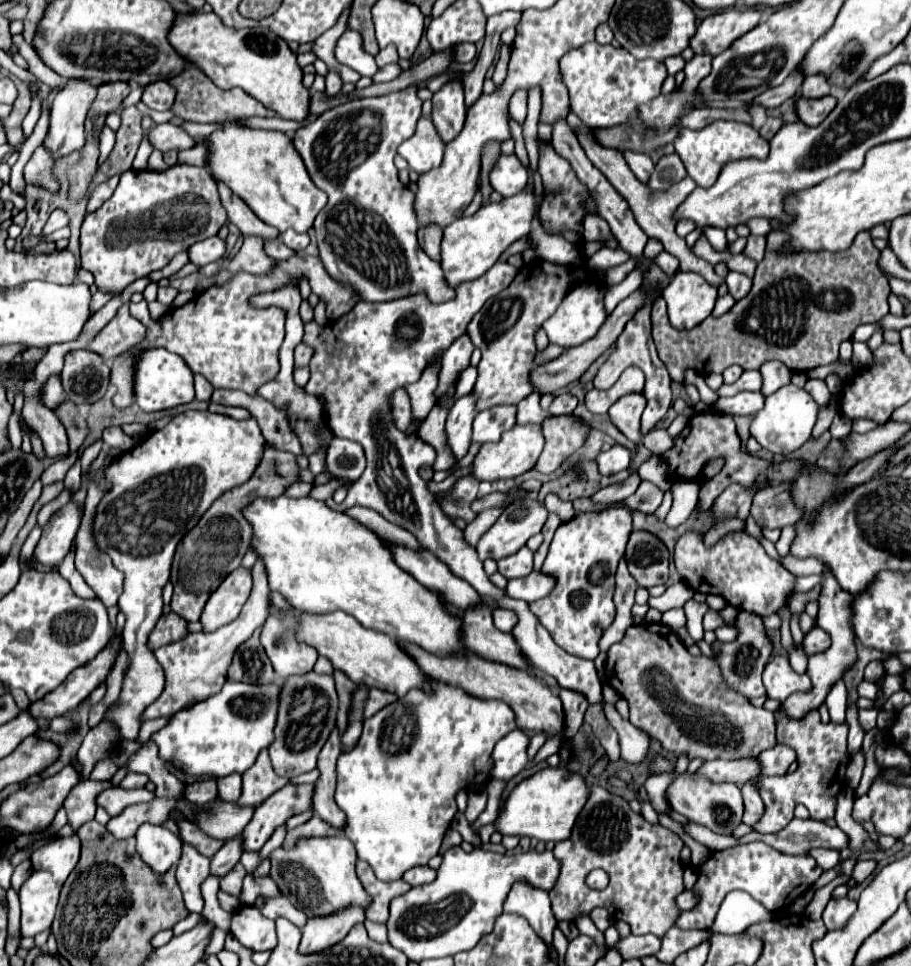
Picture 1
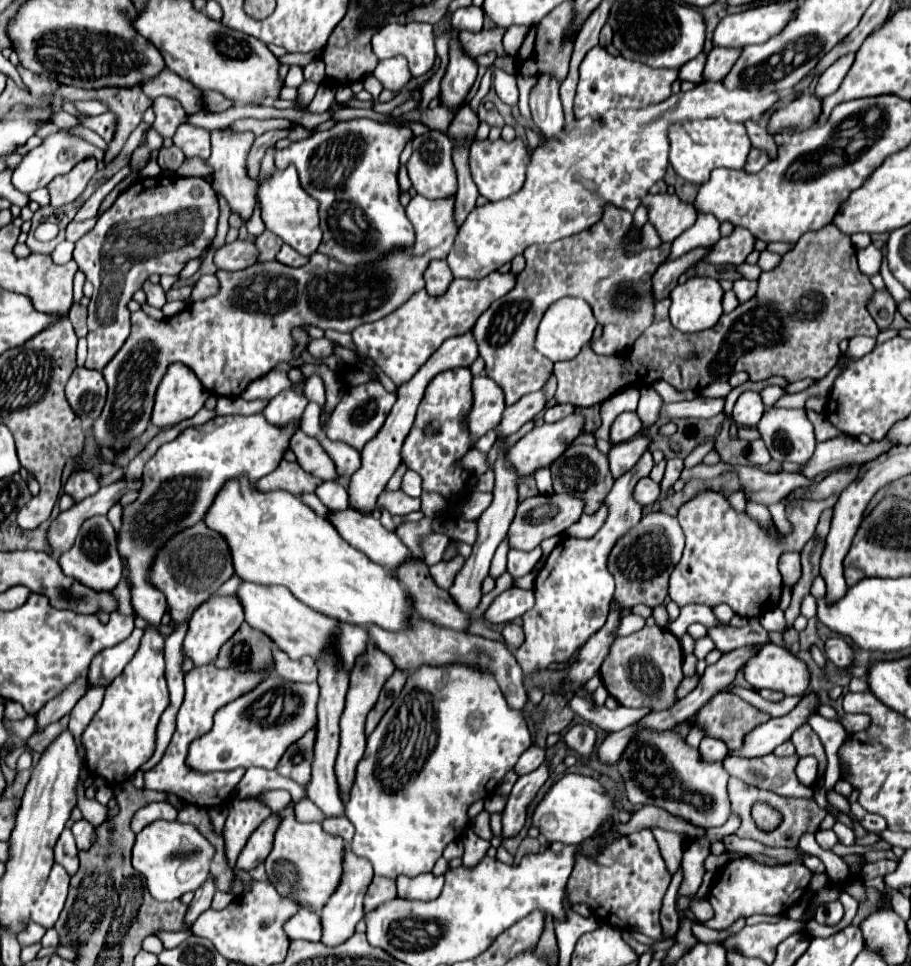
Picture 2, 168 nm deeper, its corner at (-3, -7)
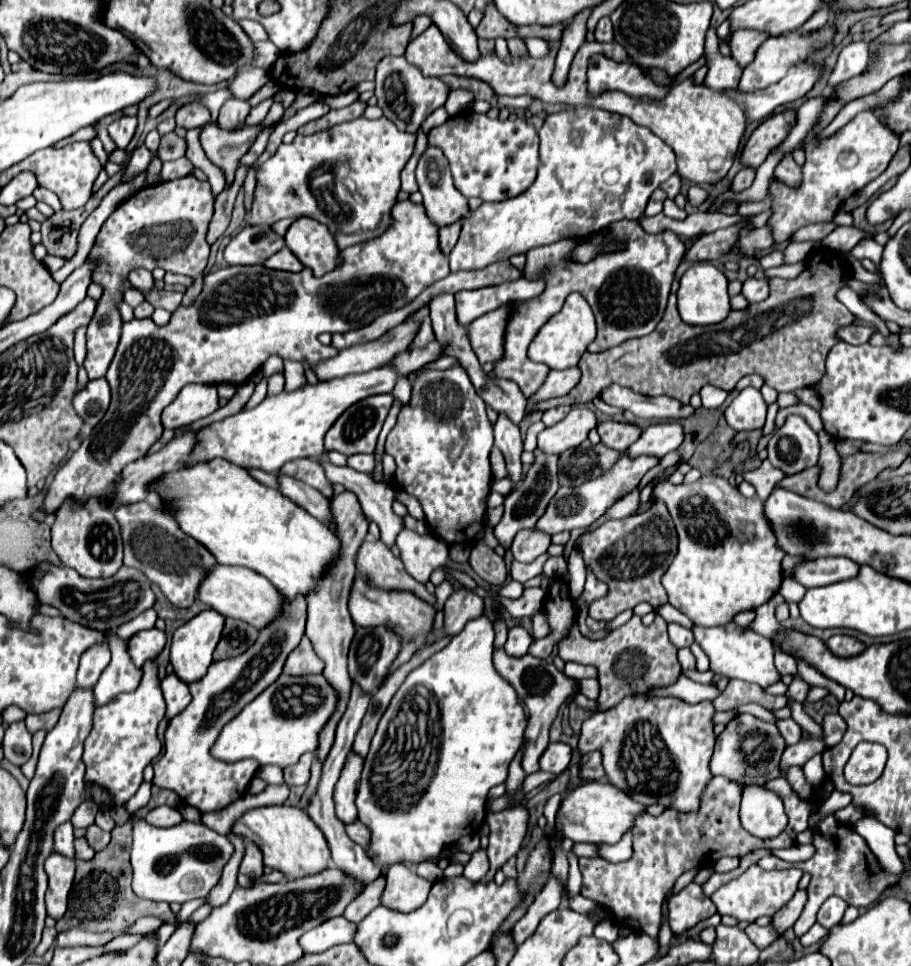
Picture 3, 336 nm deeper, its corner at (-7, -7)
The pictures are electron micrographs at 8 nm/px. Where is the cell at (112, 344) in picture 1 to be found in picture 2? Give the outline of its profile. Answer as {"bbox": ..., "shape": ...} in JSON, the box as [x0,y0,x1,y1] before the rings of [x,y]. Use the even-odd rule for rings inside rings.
{"bbox":[74,176,218,370],"shape":[[[156,176],[134,182],[98,218],[96,226],[76,242],[74,260],[86,280],[94,284],[86,336],[86,366],[92,370],[102,370],[128,338],[130,312],[126,302],[140,290],[140,282],[150,274],[180,274],[186,262],[198,258],[216,236],[218,198],[212,186],[202,178],[170,178],[180,176]],[[172,184],[174,190],[166,194]]]}

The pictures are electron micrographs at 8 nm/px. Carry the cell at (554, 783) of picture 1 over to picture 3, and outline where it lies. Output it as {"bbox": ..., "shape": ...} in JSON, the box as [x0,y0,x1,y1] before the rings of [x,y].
{"bbox":[556,782,644,844],"shape":[[[588,782],[576,788],[568,788],[564,792],[556,814],[556,824],[558,830],[572,842],[616,844],[622,838],[622,834],[632,828],[634,814],[638,812],[644,812],[644,806],[628,798],[628,794],[624,794],[616,786],[608,782]]]}

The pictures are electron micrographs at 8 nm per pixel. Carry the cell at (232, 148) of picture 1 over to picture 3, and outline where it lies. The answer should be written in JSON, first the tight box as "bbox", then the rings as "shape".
{"bbox":[284,218,338,276],"shape":[[[296,218],[288,228],[284,240],[286,246],[296,254],[296,258],[304,266],[312,268],[314,276],[326,274],[338,262],[338,248],[332,234],[314,218]]]}

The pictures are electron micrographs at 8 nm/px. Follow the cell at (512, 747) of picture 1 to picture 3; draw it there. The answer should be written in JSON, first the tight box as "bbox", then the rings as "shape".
{"bbox":[540,742,572,774],"shape":[[[562,742],[548,744],[548,748],[540,756],[540,770],[560,774],[568,766],[570,758],[572,758],[572,748],[568,744],[562,744]]]}

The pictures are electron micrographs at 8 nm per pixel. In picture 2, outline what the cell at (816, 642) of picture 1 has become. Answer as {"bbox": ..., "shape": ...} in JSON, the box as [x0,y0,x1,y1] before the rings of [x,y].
{"bbox":[824,638,854,668],"shape":[[[830,638],[826,640],[826,646],[824,646],[824,654],[826,658],[840,666],[840,668],[846,668],[854,662],[854,650],[842,640],[842,638]]]}

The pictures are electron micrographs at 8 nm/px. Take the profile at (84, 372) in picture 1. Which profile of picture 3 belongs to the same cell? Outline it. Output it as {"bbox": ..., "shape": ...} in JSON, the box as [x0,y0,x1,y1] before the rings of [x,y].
{"bbox":[74,378,110,426],"shape":[[[106,378],[88,380],[88,384],[74,396],[76,414],[90,426],[96,426],[102,420],[102,416],[108,410],[108,404],[110,404],[110,386]]]}

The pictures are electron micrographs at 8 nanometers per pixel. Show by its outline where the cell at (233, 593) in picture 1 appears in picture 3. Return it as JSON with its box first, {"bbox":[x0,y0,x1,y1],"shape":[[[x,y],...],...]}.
{"bbox":[170,608,224,682],"shape":[[[212,608],[202,610],[198,616],[188,620],[184,626],[180,626],[174,632],[172,648],[170,648],[170,662],[174,666],[174,672],[186,682],[196,682],[200,676],[206,674],[208,666],[212,664],[212,654],[220,642],[220,632],[224,630],[224,616]]]}

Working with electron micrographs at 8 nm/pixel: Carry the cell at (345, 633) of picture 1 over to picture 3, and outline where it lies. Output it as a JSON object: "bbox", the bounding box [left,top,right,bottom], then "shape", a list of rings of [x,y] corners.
{"bbox":[198,564,286,630],"shape":[[[218,564],[206,576],[206,580],[200,586],[198,598],[206,602],[210,608],[218,610],[220,614],[228,618],[240,618],[258,630],[264,630],[264,626],[280,618],[286,606],[286,598],[276,590],[276,586],[272,586],[272,582],[268,582],[268,578],[256,574],[254,570],[246,570],[240,566],[222,566],[222,564]]]}

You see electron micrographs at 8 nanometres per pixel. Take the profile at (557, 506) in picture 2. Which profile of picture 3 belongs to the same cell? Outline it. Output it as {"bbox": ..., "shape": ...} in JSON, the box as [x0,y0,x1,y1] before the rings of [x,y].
{"bbox":[534,454,658,536],"shape":[[[622,454],[620,460],[614,464],[614,468],[604,472],[596,480],[590,480],[590,482],[582,484],[580,488],[560,488],[554,494],[552,502],[548,504],[548,510],[540,516],[540,522],[536,522],[534,528],[544,534],[550,534],[550,536],[564,532],[564,530],[570,532],[576,528],[588,528],[592,522],[596,522],[606,512],[606,508],[610,508],[624,494],[632,492],[640,484],[642,476],[656,464],[658,464],[658,458],[654,458],[654,456],[640,456],[636,460],[630,460]]]}

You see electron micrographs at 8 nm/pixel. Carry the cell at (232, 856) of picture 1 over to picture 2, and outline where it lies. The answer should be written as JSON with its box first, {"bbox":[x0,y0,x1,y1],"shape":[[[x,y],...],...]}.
{"bbox":[184,878,216,930],"shape":[[[208,878],[208,882],[194,892],[194,900],[190,902],[188,910],[186,910],[186,916],[184,916],[184,924],[186,924],[186,930],[196,922],[196,918],[210,908],[210,902],[212,902],[212,896],[214,896],[216,888],[214,888],[214,882],[212,878]]]}

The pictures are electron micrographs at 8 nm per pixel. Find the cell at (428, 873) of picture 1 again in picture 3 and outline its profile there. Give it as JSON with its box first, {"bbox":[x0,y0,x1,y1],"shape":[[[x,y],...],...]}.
{"bbox":[382,864,432,912],"shape":[[[394,864],[386,872],[382,904],[400,912],[412,912],[426,902],[430,888],[432,882],[416,876],[412,868],[406,868],[404,864]]]}

